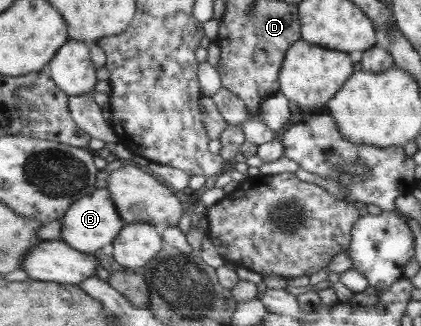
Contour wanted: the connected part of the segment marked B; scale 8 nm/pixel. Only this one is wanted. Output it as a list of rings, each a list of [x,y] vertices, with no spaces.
[[[101,188],[95,193],[84,195],[75,204],[72,204],[61,218],[61,224],[60,240],[69,243],[71,247],[80,252],[96,253],[106,245],[112,244],[126,223],[115,206],[111,192],[107,188]]]

